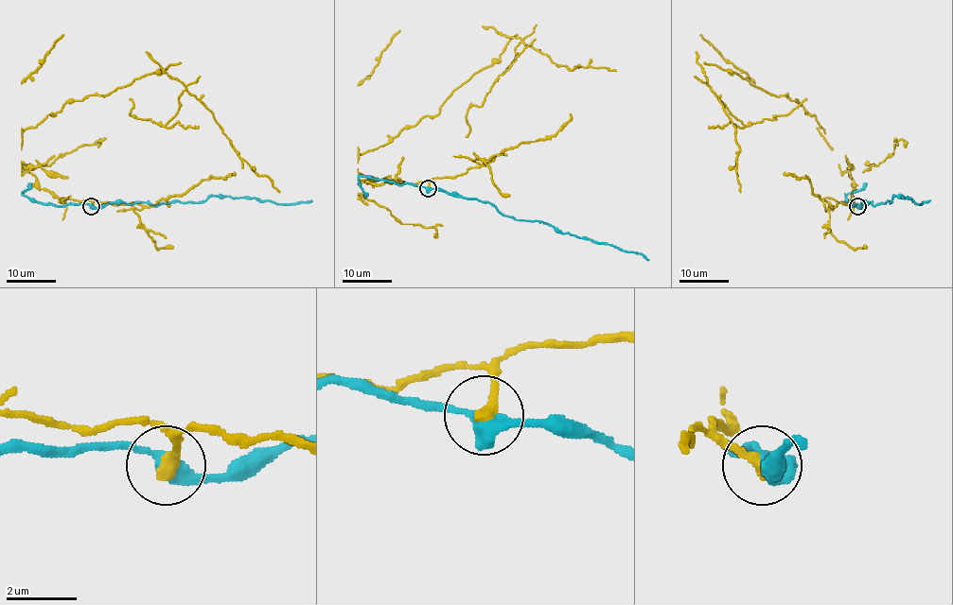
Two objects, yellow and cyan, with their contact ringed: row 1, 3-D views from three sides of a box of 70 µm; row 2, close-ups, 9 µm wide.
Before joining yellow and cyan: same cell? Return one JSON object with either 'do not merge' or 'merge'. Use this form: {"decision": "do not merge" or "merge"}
{"decision": "do not merge"}

